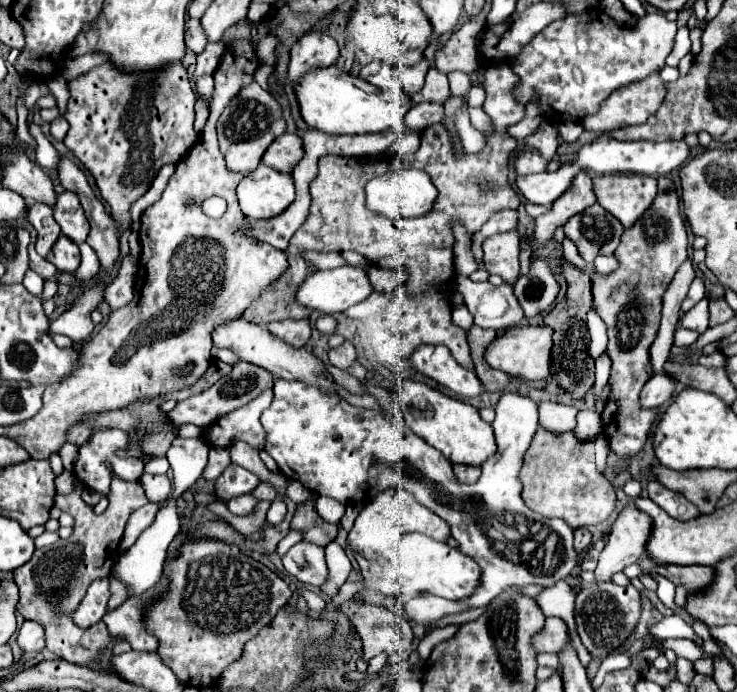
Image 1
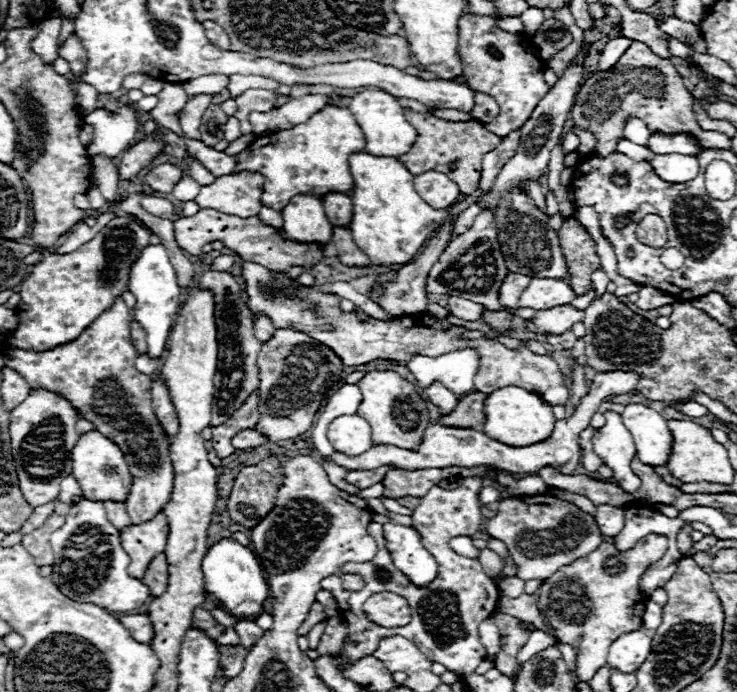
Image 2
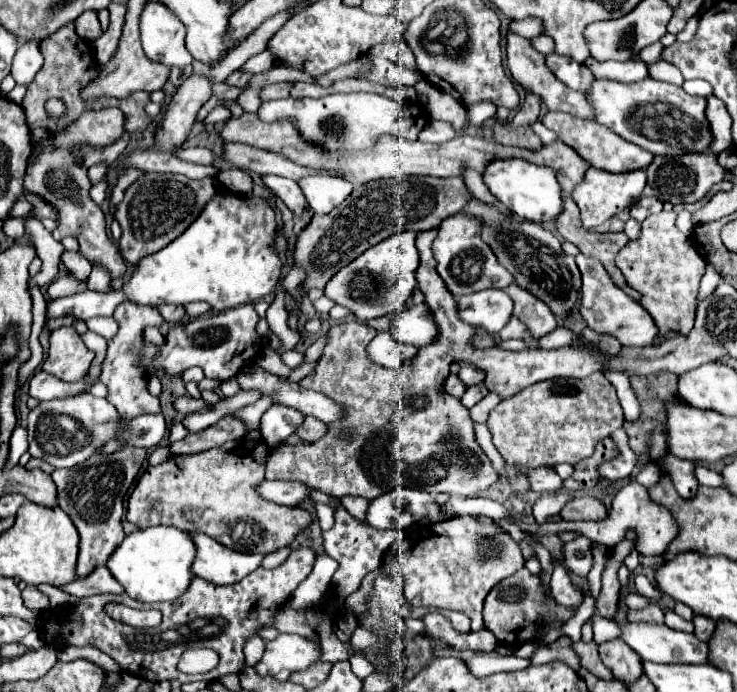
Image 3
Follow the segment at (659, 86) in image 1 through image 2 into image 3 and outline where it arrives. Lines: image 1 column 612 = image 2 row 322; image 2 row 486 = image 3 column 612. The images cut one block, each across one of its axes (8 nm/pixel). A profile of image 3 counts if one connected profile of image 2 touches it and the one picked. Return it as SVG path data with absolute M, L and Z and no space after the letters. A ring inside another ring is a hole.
M548 112L542 118L542 124L556 132L556 136L568 144L570 148L574 148L586 162L590 162L590 166L602 168L606 172L632 172L632 170L644 170L648 168L648 164L652 164L654 156L642 148L638 148L636 144L630 144L626 140L622 140L618 134L614 134L610 128L598 124L596 120L584 120L584 118L576 118L570 116L566 112Z

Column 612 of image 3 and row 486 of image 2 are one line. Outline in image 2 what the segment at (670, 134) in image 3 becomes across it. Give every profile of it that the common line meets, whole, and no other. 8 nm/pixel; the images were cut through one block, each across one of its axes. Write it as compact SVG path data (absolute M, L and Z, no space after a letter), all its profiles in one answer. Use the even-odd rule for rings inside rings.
M98 430L82 434L76 442L76 448L72 448L72 476L78 480L86 500L126 502L126 496L132 488L132 474L124 460L124 454L110 438Z

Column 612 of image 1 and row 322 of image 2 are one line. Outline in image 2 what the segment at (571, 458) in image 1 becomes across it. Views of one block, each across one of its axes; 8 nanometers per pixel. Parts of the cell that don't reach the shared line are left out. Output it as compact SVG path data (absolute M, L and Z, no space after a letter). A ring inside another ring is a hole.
M484 310L484 320L492 326L492 328L510 328L510 314L506 312L490 312L490 310Z

